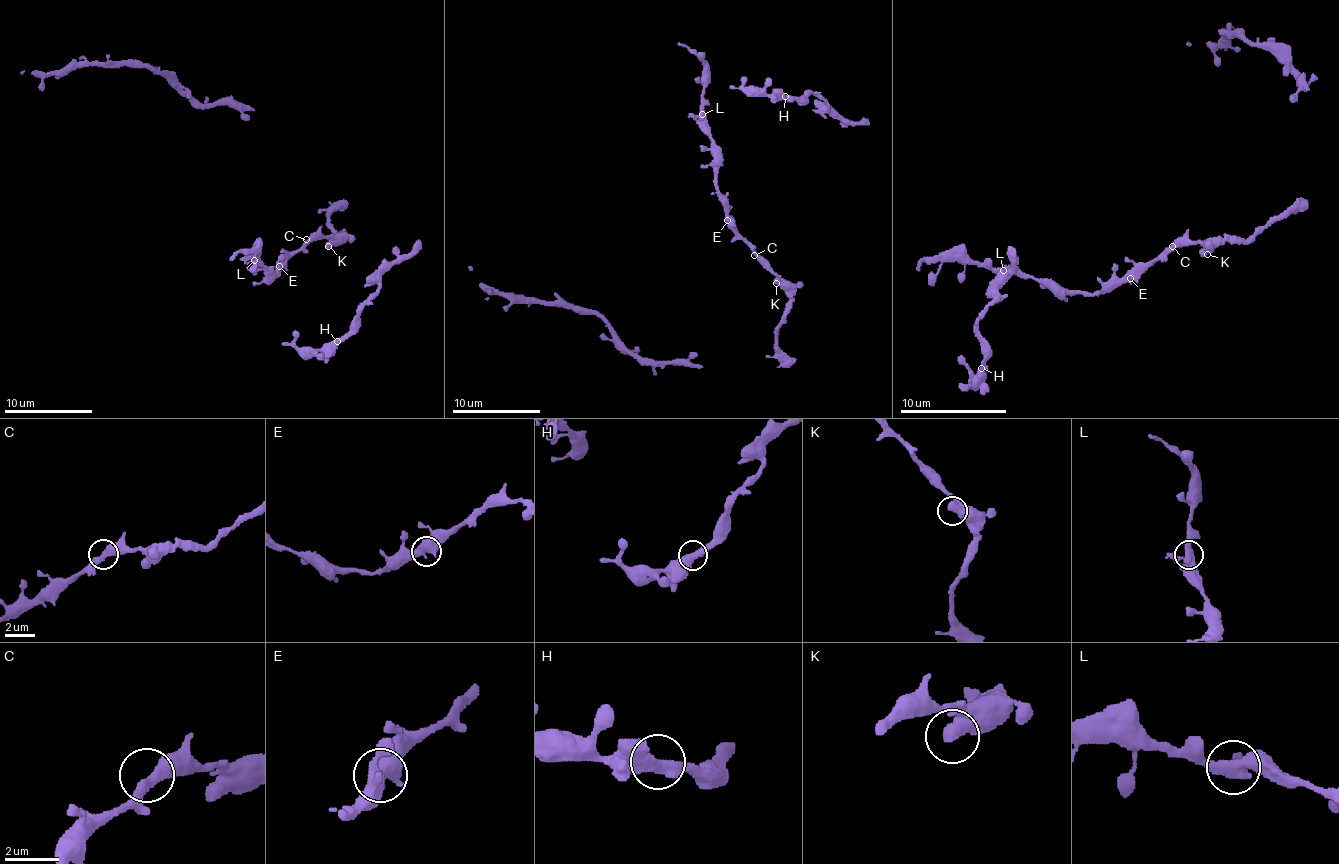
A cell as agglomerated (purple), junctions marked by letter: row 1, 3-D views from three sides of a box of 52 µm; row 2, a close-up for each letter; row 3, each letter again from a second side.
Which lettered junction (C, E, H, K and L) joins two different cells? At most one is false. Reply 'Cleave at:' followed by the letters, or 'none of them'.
Cleave at: none of them

